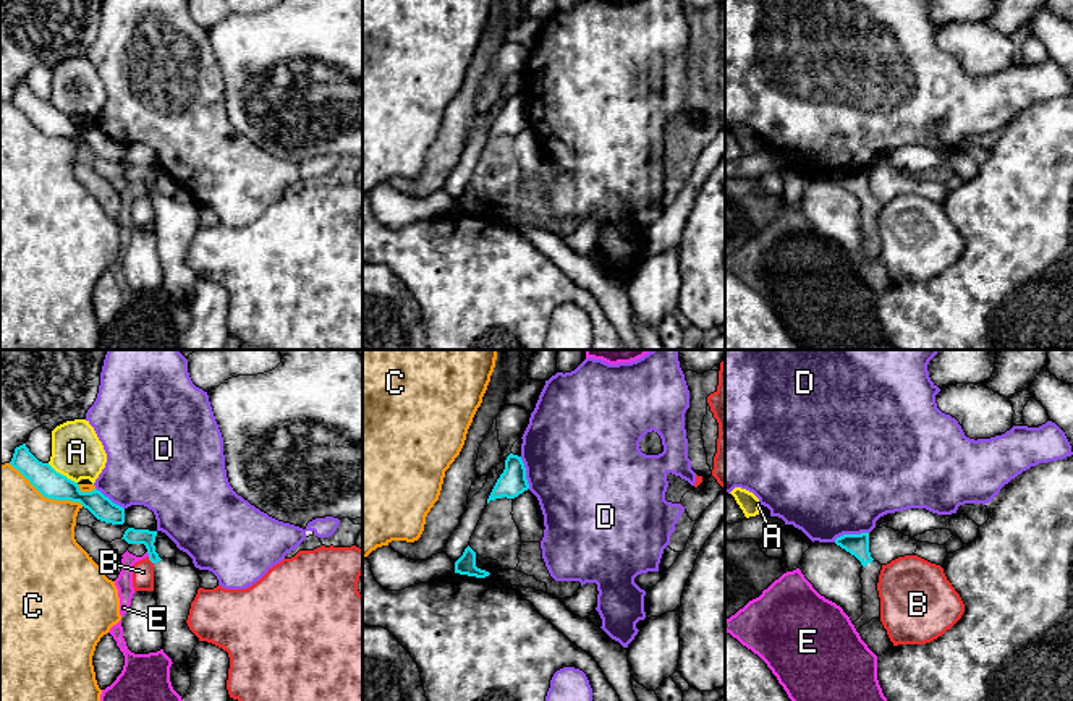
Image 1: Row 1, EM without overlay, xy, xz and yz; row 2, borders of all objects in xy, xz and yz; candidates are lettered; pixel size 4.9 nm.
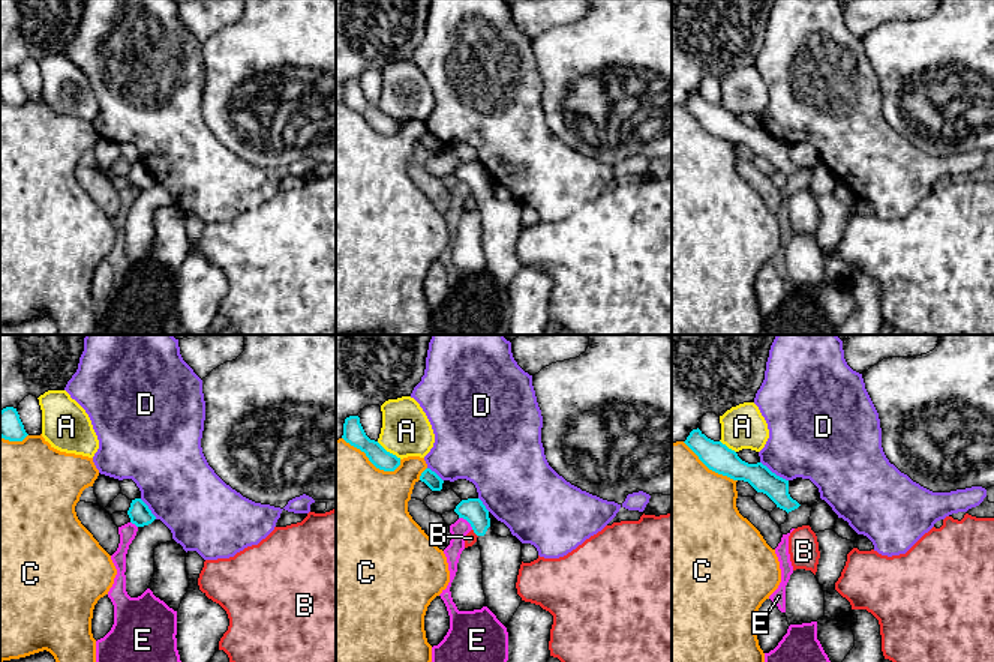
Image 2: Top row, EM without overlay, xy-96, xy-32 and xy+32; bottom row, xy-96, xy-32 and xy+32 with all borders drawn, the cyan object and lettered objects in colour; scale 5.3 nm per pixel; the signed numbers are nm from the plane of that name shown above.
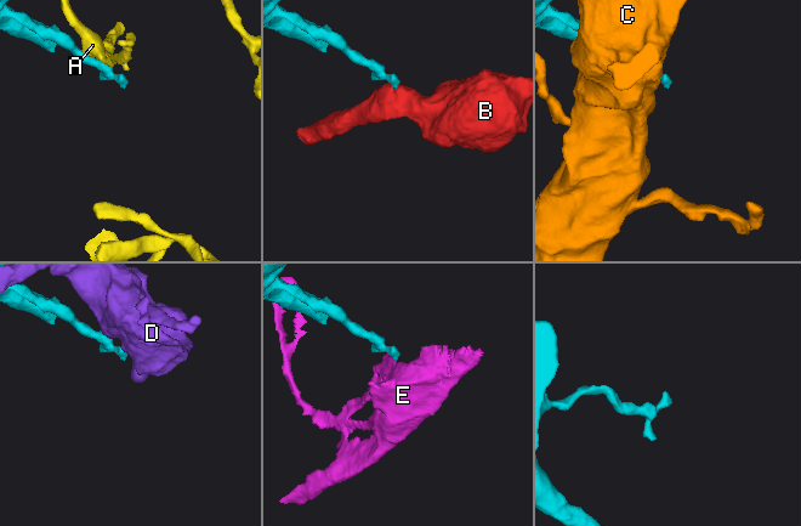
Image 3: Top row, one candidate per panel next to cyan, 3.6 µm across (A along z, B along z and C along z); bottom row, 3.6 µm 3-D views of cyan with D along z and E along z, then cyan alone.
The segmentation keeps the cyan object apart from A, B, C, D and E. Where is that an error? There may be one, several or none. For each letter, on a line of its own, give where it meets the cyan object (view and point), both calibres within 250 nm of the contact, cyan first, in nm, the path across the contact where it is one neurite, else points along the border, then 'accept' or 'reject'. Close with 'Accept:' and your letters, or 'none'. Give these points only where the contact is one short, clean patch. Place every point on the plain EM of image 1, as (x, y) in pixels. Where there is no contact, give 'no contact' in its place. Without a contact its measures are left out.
A: xy (62, 112) | 140/260 nm | reject
B: xy (149, 196) | 80/110 nm | along xy (148, 195), (152, 201) | reject
C: xy (46, 133) | 140/480 nm | reject
D: yz (850, 172) | 110/480 nm | reject
E: xy (148, 190) | 80/90 nm | along xy (146, 190), (149, 193) | reject
Accept: none

